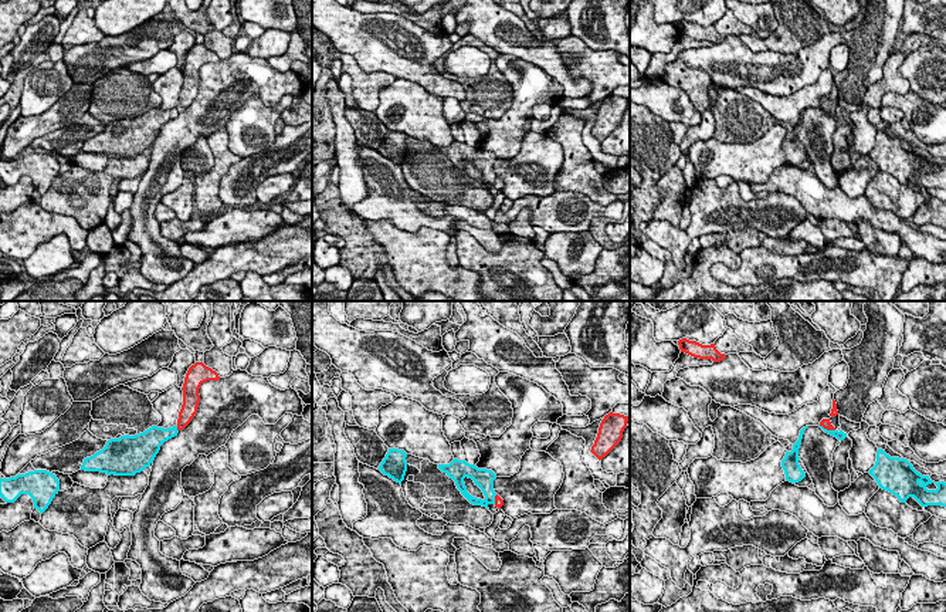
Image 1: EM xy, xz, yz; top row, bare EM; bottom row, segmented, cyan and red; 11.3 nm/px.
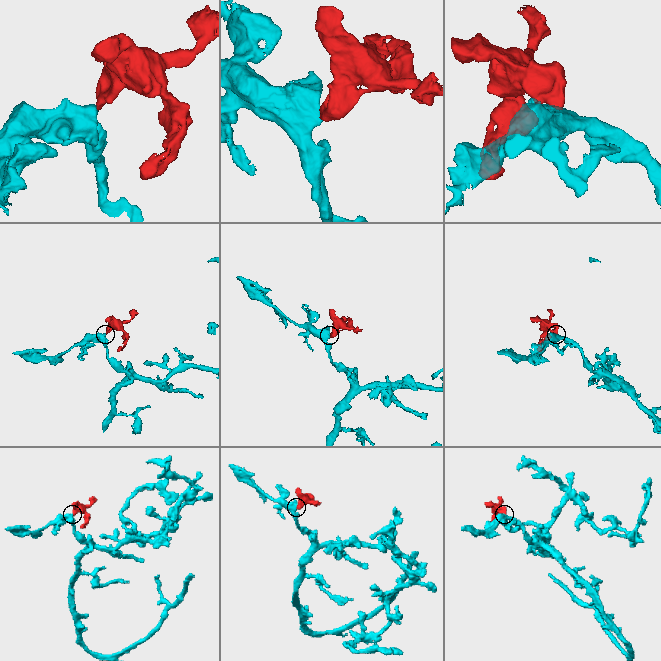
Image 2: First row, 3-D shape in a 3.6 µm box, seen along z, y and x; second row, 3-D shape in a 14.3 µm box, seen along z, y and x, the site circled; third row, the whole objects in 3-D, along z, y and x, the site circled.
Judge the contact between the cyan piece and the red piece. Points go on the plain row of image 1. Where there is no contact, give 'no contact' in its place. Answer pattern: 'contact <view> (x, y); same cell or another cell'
contact xy (176, 111); another cell

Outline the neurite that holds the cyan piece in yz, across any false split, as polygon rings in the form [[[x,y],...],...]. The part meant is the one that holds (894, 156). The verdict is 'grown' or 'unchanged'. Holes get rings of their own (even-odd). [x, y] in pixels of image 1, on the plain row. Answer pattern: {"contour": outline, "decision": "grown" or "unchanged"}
{"contour": [[[878,131],[875,148],[868,155],[879,170],[892,175],[901,185],[913,179],[922,189],[946,189],[946,165],[922,158],[906,141],[891,139]]], "decision": "unchanged"}

